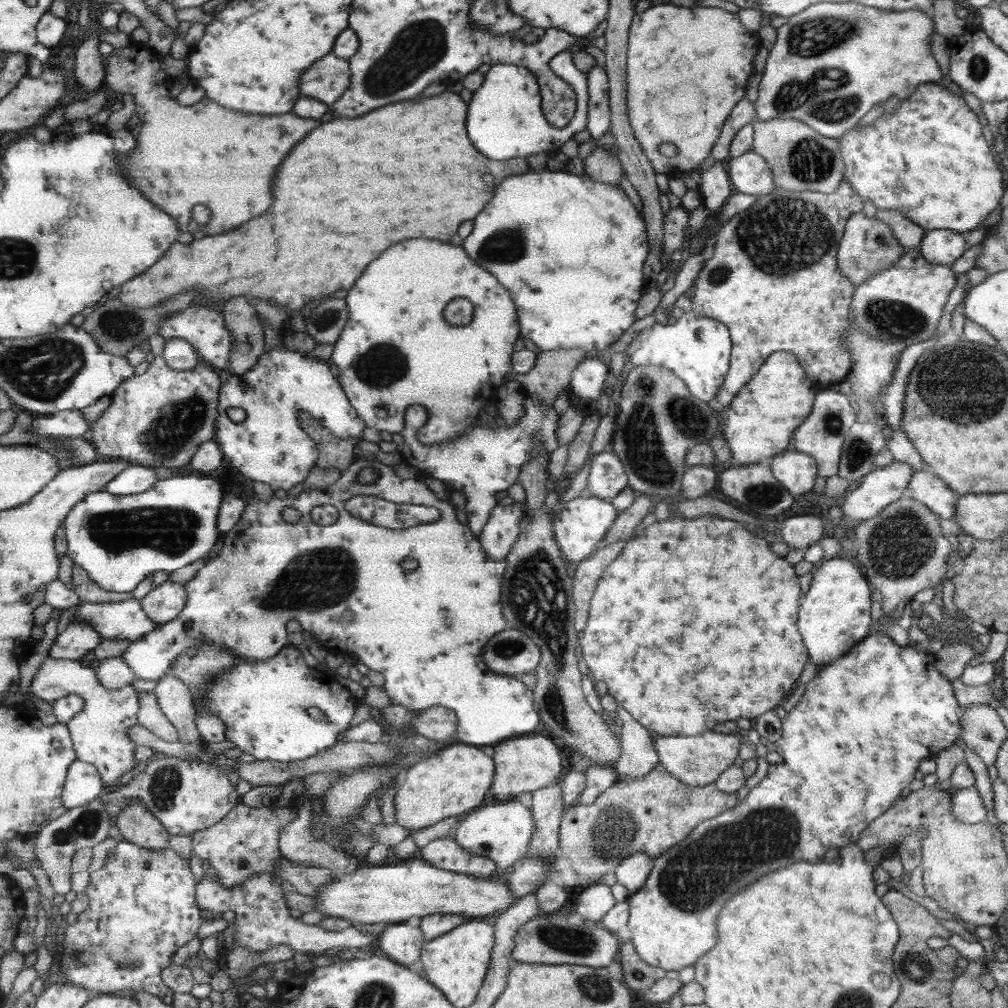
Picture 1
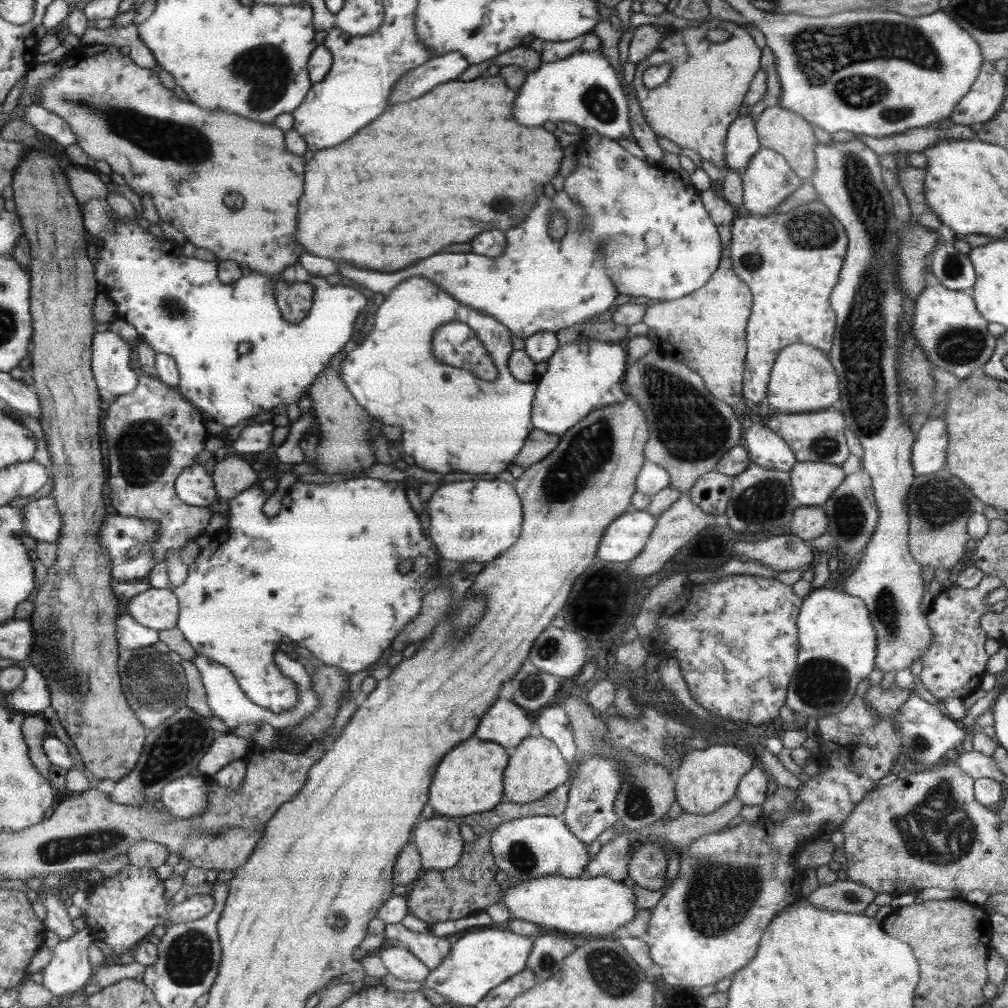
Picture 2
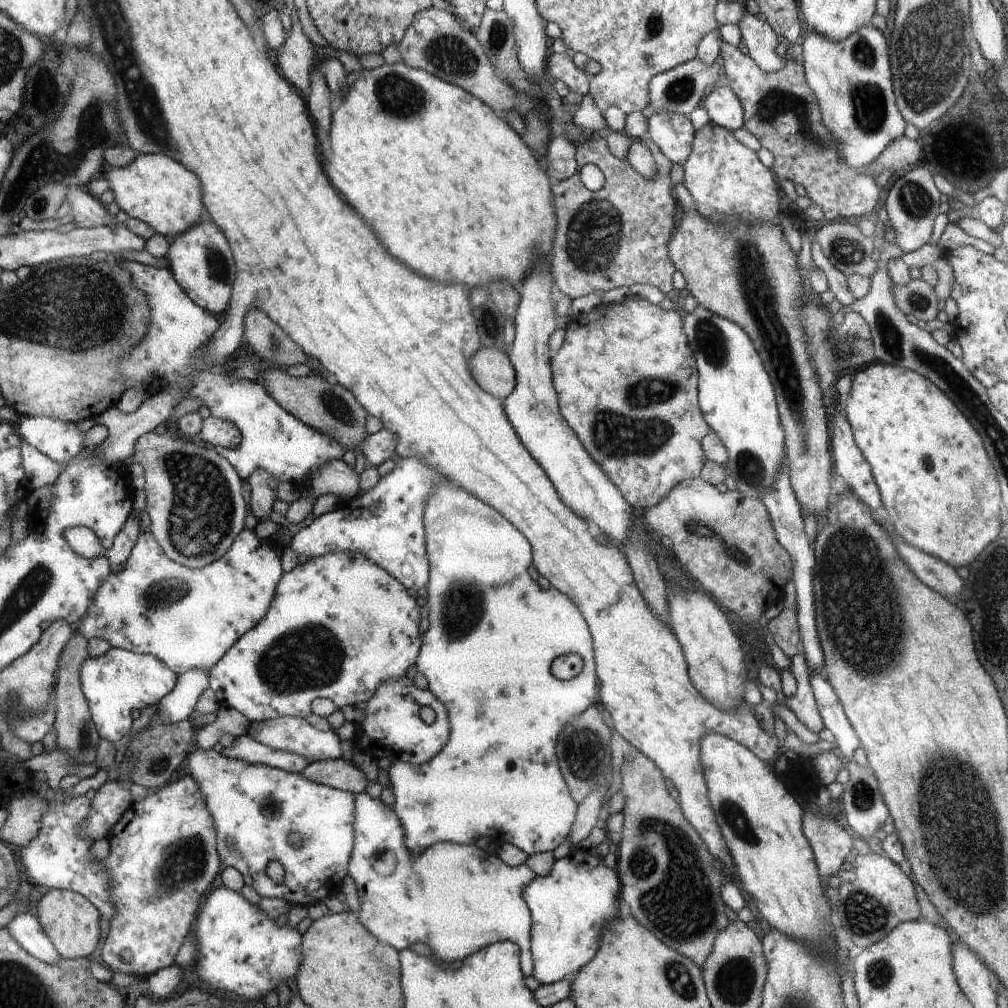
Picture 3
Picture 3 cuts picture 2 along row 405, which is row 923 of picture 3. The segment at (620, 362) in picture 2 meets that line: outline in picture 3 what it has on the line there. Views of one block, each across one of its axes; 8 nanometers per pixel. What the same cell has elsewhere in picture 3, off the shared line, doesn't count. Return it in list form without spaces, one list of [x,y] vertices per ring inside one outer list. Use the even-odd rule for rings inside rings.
[[[579,849],[555,862],[548,876],[536,876],[524,886],[522,898],[531,912],[531,953],[533,958],[533,977],[541,985],[551,985],[573,977],[580,968],[586,966],[600,948],[600,932],[616,916],[616,900],[620,895],[620,878],[617,871],[604,864],[604,858],[596,851]]]

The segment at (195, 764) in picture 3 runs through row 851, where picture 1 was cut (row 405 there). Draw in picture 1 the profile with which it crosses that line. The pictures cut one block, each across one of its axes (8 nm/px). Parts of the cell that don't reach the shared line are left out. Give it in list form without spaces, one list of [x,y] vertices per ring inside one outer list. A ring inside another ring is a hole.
[[[274,346],[264,351],[256,365],[247,373],[232,374],[222,382],[218,395],[218,416],[216,417],[216,430],[214,441],[222,450],[225,462],[238,469],[242,475],[258,482],[268,484],[272,490],[290,490],[296,484],[304,482],[310,470],[318,460],[319,450],[316,442],[308,436],[306,430],[300,426],[300,411],[312,415],[318,423],[334,433],[342,440],[362,442],[362,434],[367,424],[358,416],[356,409],[350,404],[347,394],[344,393],[338,379],[332,374],[330,366],[322,360],[306,356],[308,352],[288,350],[286,346]],[[227,408],[242,408],[246,417],[242,422],[232,421],[226,414]]]

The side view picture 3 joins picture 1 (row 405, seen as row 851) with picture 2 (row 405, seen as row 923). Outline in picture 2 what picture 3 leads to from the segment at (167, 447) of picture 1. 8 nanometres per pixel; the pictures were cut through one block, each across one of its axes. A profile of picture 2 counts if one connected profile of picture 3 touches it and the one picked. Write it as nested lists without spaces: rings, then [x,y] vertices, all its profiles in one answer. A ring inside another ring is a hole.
[[[144,373],[136,388],[130,394],[124,394],[109,404],[106,416],[102,420],[103,436],[108,444],[108,486],[112,510],[121,515],[152,519],[160,525],[160,538],[152,542],[152,553],[156,562],[162,562],[168,550],[180,550],[182,546],[204,533],[210,523],[212,511],[208,507],[193,507],[179,499],[175,491],[176,478],[187,468],[196,464],[196,456],[204,450],[204,444],[210,437],[206,428],[207,418],[199,408],[171,386],[164,384],[158,377]]]

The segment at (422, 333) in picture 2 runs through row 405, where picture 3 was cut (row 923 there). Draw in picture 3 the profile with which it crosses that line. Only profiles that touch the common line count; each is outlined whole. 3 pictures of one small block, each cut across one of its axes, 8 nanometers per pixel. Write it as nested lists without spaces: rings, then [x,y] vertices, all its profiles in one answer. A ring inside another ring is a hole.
[[[366,791],[354,795],[354,848],[352,848],[352,856],[350,856],[350,864],[348,864],[348,876],[354,880],[356,884],[356,890],[358,890],[358,898],[360,898],[360,911],[356,914],[358,922],[367,928],[368,932],[378,940],[378,942],[386,942],[388,946],[396,948],[396,950],[404,950],[404,948],[410,948],[412,944],[428,944],[434,954],[442,960],[462,960],[466,958],[468,954],[472,952],[478,952],[480,948],[486,948],[490,944],[496,944],[496,942],[512,941],[515,942],[520,948],[520,966],[525,977],[533,976],[533,958],[531,953],[531,928],[532,919],[531,912],[528,908],[524,898],[522,898],[522,892],[524,892],[524,886],[528,882],[532,882],[536,878],[536,873],[532,872],[532,869],[526,864],[521,864],[516,868],[512,868],[507,864],[504,864],[500,857],[496,854],[490,856],[488,852],[476,848],[474,844],[472,846],[460,846],[460,844],[454,844],[454,842],[440,842],[440,844],[434,844],[434,846],[428,846],[426,850],[422,850],[420,854],[412,854],[408,848],[406,848],[406,836],[404,834],[403,824],[400,824],[400,819],[396,816],[393,807],[385,806],[384,803],[378,798],[370,798]],[[386,852],[392,852],[394,860],[396,860],[396,868],[392,874],[381,874],[374,868],[374,862],[372,858],[376,856],[382,856]]]

